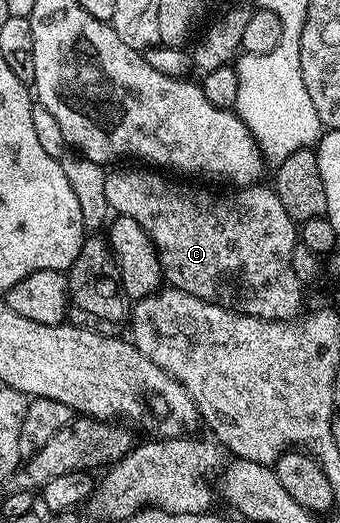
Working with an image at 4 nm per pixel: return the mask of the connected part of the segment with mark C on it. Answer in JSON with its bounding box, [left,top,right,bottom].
[104,170,303,320]

